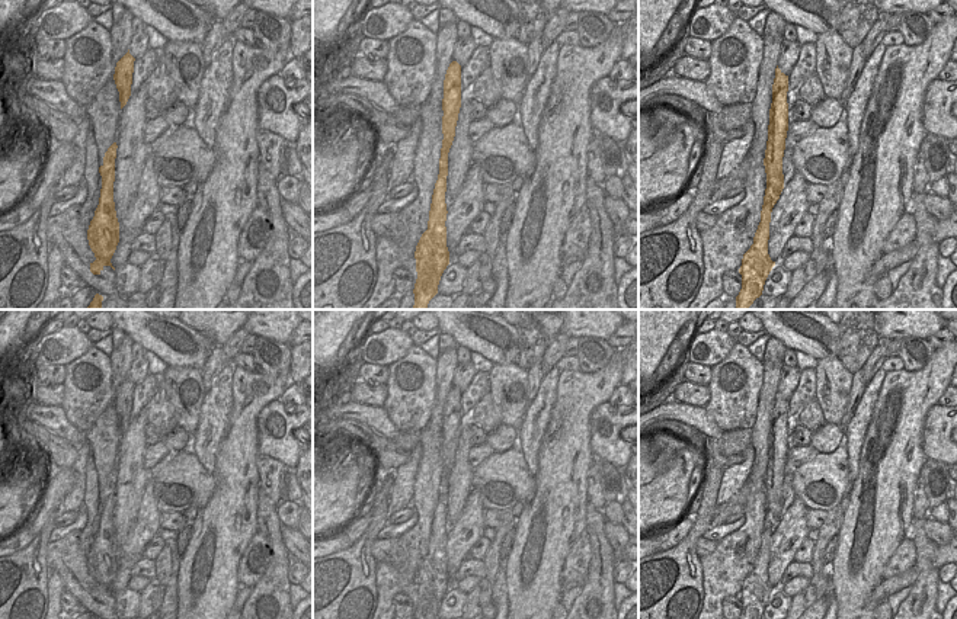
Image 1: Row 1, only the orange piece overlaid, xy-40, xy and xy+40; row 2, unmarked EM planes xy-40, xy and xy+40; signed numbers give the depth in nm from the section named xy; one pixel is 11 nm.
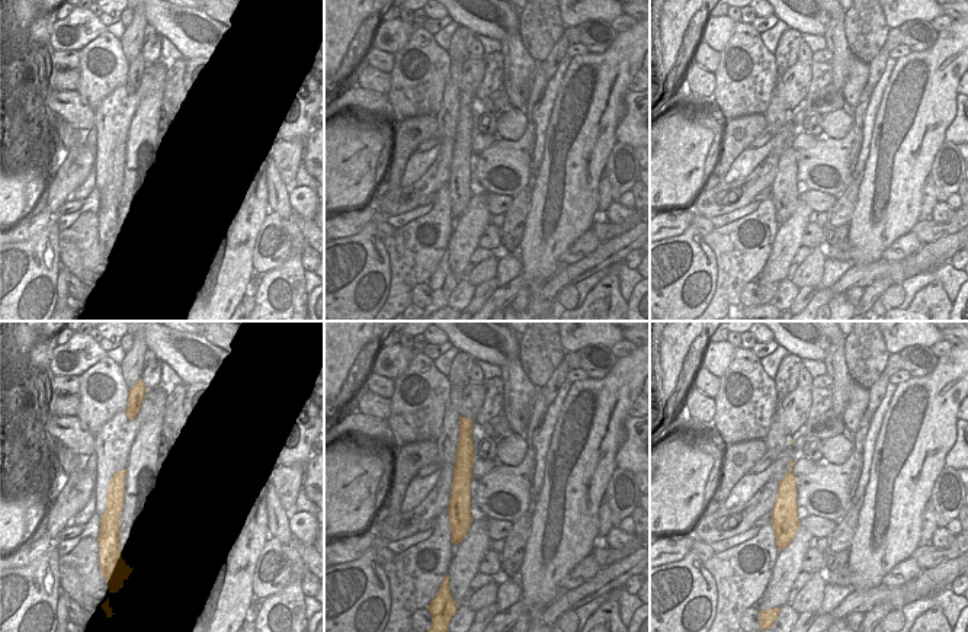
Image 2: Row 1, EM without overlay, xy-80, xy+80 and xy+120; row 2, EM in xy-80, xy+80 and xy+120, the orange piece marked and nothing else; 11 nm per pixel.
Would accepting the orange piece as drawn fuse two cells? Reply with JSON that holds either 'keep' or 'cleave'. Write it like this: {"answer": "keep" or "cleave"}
{"answer": "cleave"}

